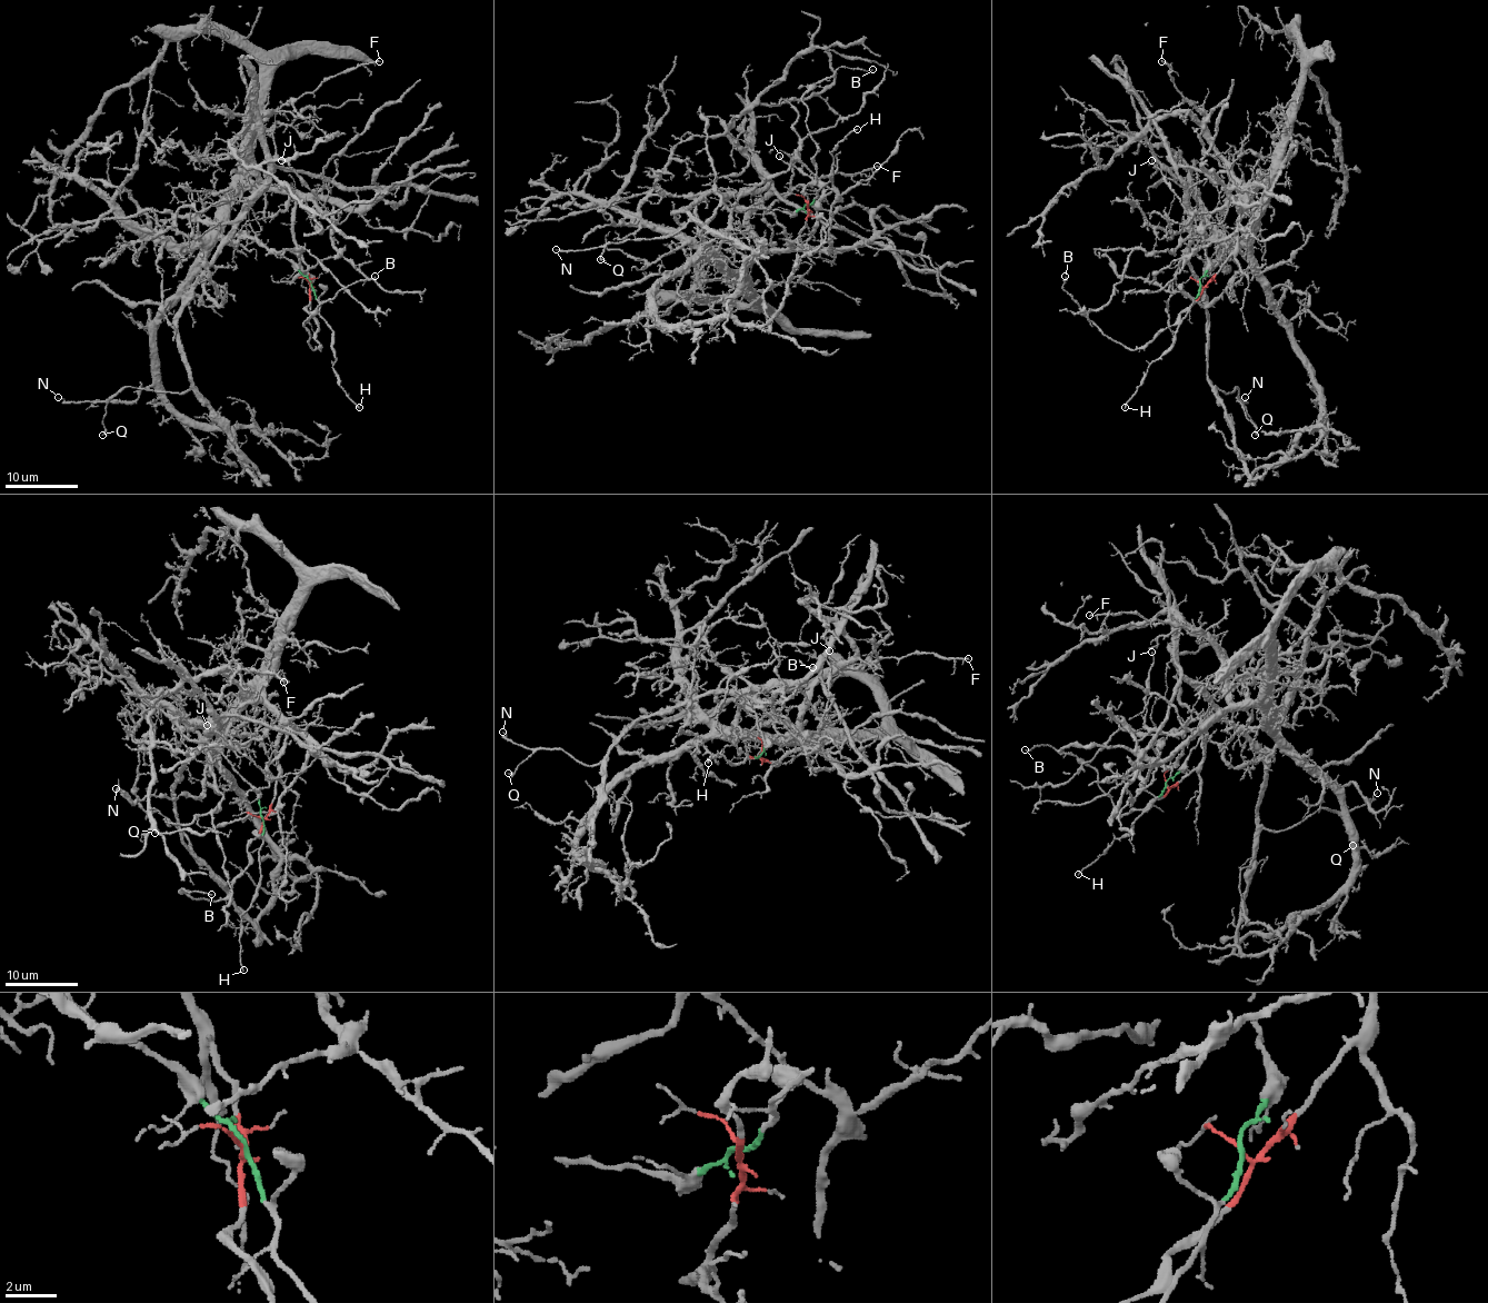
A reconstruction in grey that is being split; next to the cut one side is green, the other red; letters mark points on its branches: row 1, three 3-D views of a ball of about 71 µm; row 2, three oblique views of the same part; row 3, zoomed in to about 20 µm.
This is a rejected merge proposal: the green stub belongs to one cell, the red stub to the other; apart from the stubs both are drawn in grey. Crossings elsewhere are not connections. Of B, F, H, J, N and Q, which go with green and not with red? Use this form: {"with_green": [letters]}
{"with_green": ["H", "N", "Q"]}

